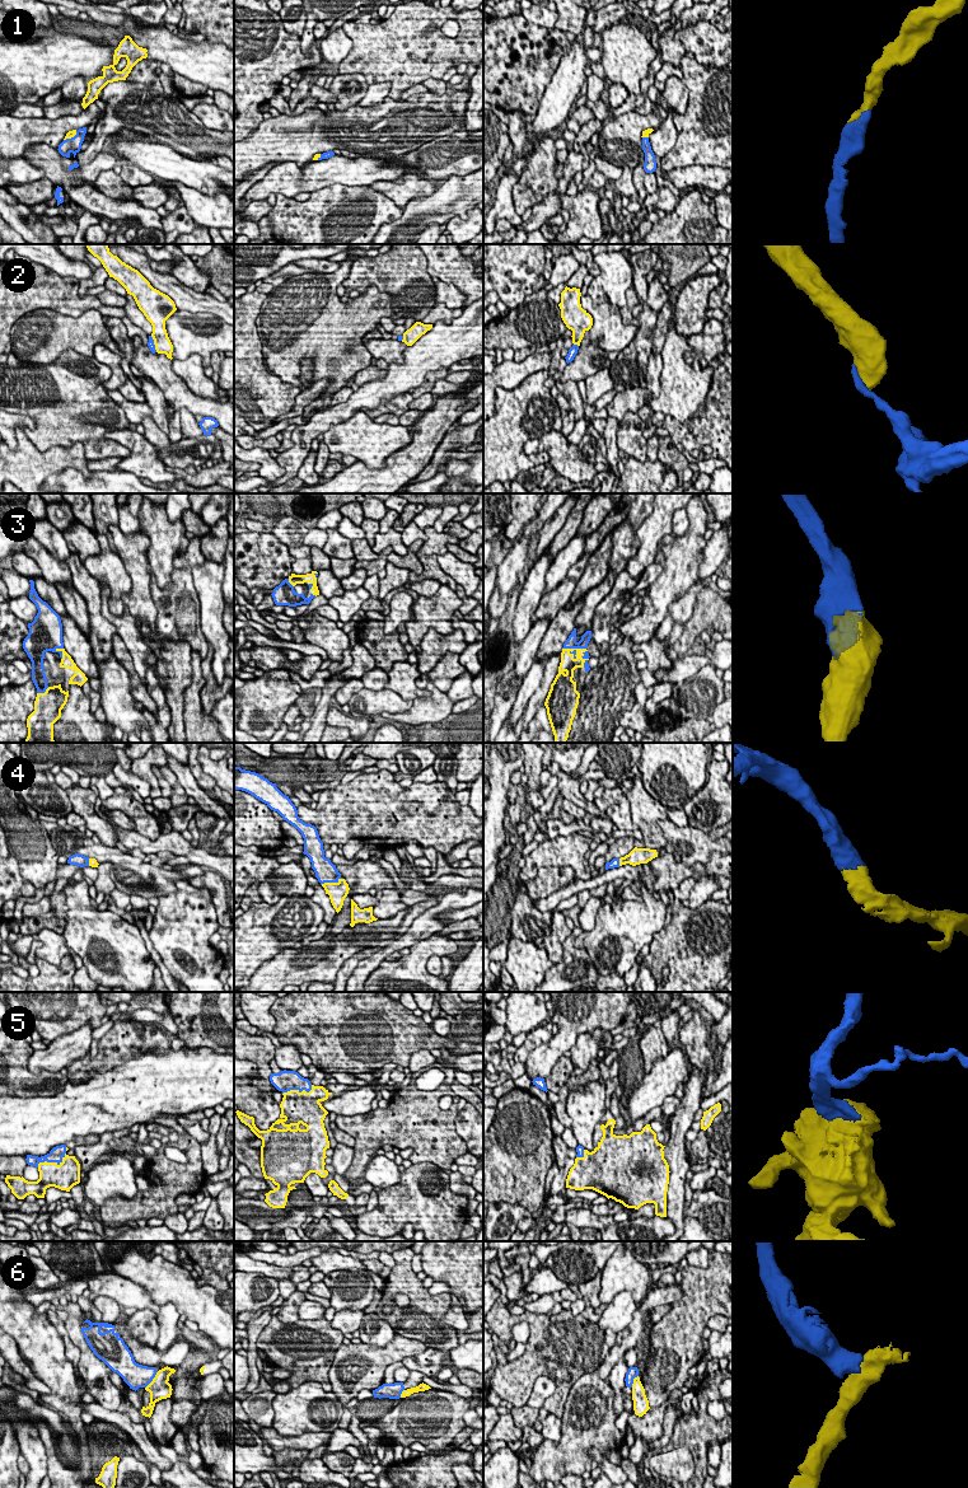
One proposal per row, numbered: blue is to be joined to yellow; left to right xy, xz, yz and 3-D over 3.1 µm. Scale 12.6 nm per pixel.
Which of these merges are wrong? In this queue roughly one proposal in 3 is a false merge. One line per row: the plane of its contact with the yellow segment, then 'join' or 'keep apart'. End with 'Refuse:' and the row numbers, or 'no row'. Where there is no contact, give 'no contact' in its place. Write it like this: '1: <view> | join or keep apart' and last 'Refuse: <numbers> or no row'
1: xy | join
2: yz | keep apart
3: xy | join
4: xz | join
5: xy | join
6: xy | keep apart
Refuse: 2, 6

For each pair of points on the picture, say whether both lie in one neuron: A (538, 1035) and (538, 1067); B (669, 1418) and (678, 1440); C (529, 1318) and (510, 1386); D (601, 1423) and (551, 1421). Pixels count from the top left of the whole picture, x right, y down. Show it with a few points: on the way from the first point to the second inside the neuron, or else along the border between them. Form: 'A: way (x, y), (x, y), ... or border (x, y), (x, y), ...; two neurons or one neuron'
A: border (552, 1035), (548, 1040), (537, 1046), (524, 1063); two neurons
B: border (674, 1427), (669, 1440); two neurons
C: way (536, 1334), (533, 1361), (524, 1370); one neuron
D: border (561, 1419), (561, 1437), (557, 1441), (543, 1439); two neurons

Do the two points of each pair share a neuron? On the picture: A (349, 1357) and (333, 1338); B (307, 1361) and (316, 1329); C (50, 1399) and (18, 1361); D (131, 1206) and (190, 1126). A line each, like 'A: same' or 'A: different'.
A: different
B: same
C: different
D: different

